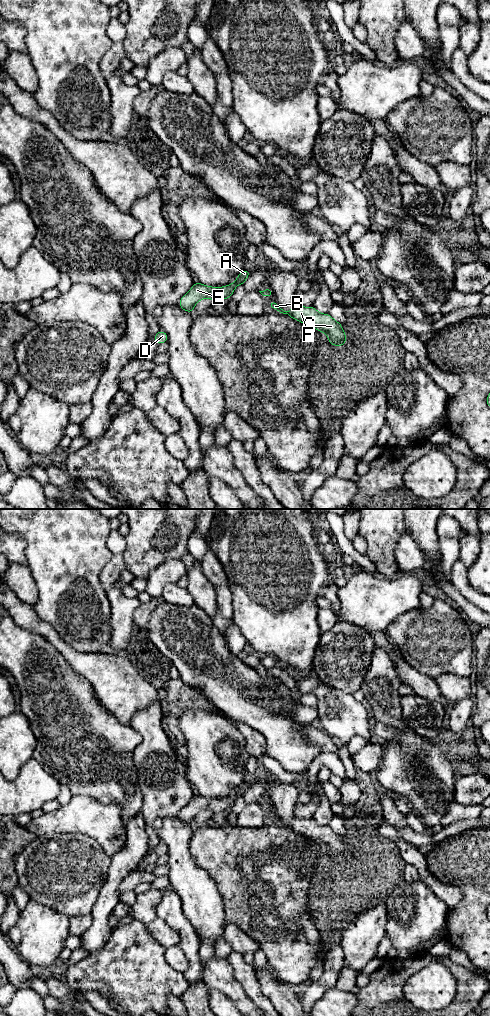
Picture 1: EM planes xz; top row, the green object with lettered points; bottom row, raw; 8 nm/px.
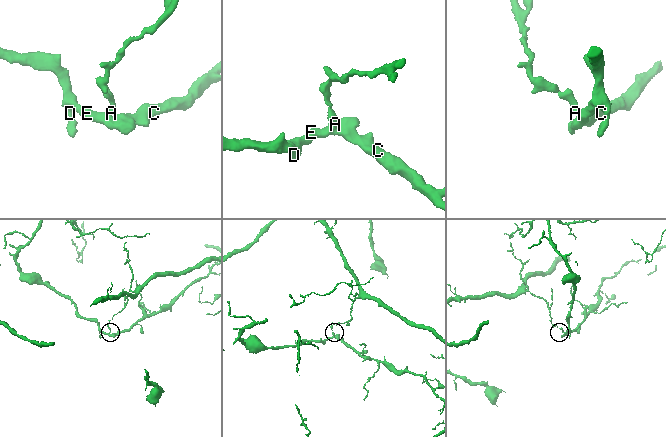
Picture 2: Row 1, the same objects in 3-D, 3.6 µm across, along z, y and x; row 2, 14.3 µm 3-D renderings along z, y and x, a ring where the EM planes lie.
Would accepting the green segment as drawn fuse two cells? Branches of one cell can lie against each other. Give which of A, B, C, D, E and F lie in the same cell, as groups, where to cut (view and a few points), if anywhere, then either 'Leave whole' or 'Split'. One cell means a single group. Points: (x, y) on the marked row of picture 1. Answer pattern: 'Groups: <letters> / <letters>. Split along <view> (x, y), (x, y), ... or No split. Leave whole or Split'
Groups: A / B C D E F. Split along xz (235, 281), (238, 284). Split

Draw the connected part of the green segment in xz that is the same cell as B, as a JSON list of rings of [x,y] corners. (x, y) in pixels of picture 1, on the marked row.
[[[276,301],[270,302],[268,306],[327,334],[330,345],[339,347],[346,343],[346,334],[343,331],[342,325],[329,314],[319,313],[313,306],[302,307],[294,305],[290,311],[281,309]]]

